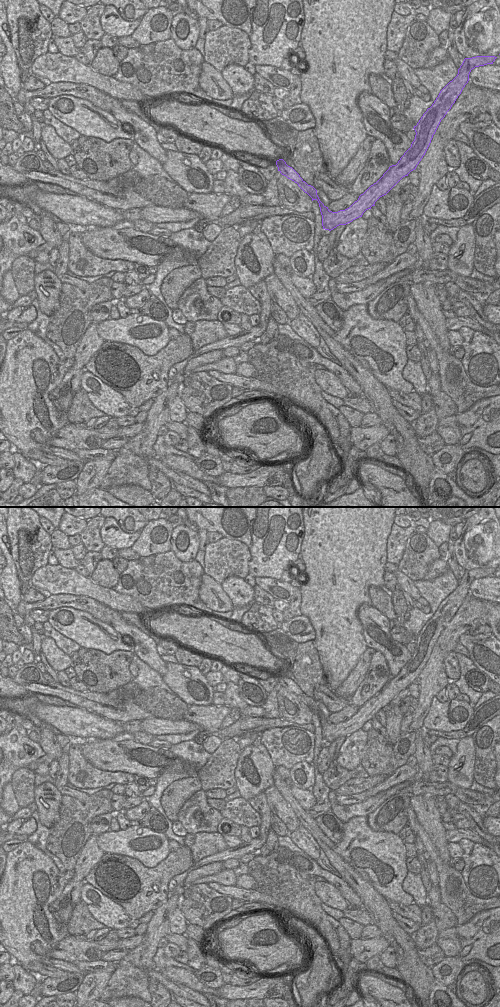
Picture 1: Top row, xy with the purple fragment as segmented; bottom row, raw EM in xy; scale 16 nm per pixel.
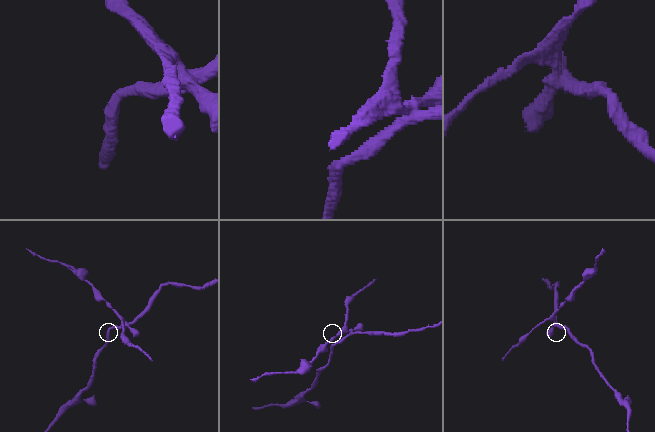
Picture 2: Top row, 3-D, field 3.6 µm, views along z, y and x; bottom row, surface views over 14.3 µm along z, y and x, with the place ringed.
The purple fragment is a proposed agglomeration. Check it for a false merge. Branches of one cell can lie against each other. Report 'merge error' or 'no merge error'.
merge error

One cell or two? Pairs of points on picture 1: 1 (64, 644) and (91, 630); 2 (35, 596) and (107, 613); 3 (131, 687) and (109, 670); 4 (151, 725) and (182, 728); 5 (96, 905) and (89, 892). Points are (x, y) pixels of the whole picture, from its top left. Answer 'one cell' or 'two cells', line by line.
1: two cells
2: two cells
3: two cells
4: one cell
5: one cell

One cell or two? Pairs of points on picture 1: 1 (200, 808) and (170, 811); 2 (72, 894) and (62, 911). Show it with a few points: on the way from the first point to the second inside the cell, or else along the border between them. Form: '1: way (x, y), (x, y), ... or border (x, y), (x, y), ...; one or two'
1: border (195, 792), (180, 809), (177, 820); two
2: way (72, 898), (71, 903), (66, 907); one

